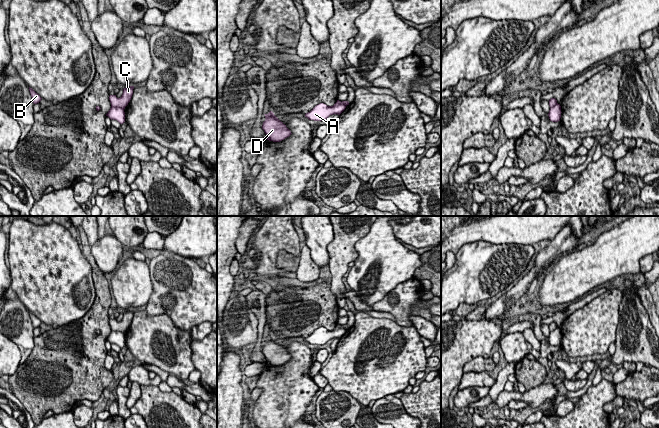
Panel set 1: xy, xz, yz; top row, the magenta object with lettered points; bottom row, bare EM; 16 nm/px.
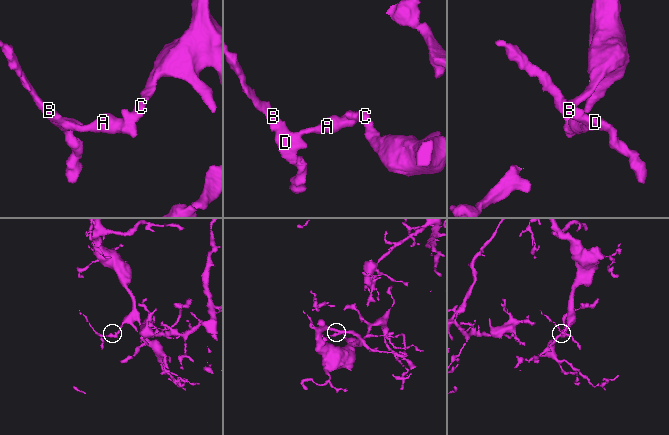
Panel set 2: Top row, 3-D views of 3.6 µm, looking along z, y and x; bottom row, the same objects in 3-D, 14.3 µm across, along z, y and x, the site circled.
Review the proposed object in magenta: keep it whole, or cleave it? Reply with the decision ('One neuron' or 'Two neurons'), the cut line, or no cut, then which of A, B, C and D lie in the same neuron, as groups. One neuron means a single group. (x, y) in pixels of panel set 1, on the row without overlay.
Two neurons. Split along xy (111, 329), (123, 333). Groups: A B D / C

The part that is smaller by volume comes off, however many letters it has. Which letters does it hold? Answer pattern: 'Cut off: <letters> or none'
Cut off: A, B, D

